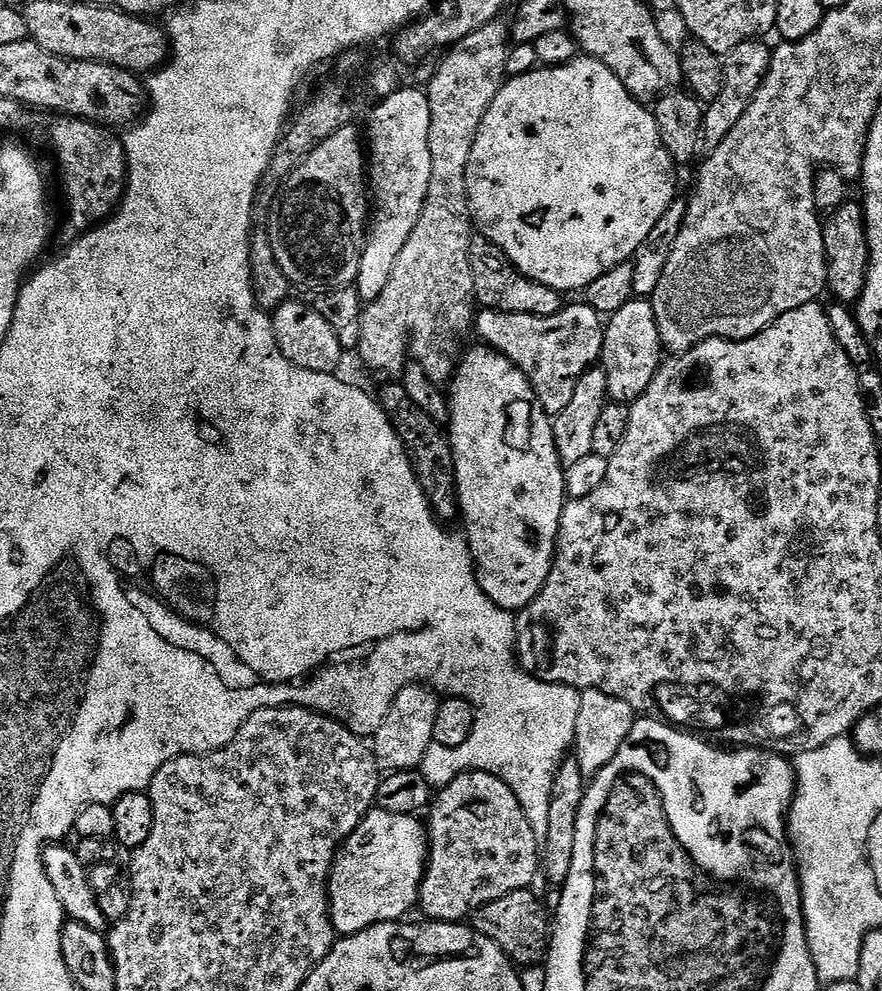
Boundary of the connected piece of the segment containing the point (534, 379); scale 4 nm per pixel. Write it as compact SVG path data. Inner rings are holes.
M583 302L569 303L552 317L492 310L492 328L502 332L494 332L492 336L500 340L500 355L505 356L513 368L528 379L535 403L541 409L544 407L552 418L570 406L570 398L574 398L574 386L578 386L584 373L599 361L604 345L605 325L602 317Z

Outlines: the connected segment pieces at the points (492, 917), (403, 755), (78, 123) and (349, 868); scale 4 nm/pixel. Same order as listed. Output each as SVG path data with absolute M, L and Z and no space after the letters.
M529 889L516 891L505 898L496 899L493 903L479 908L470 918L470 924L477 935L494 941L505 956L517 967L530 966L545 959L545 948L550 934L550 920L546 918L544 906L538 900L532 903L536 894Z
M409 686L402 689L394 698L382 726L378 726L375 736L370 740L377 769L388 774L419 769L426 758L426 750L433 747L434 718L439 709L440 700L427 687Z
M56 118L48 128L56 160L60 163L60 180L64 183L64 200L68 203L68 224L83 234L105 221L124 199L126 165L124 149L116 144L97 125L87 120Z
M376 808L367 812L362 822L340 845L332 872L328 876L328 906L332 928L341 937L353 936L376 924L400 922L411 908L417 907L420 899L420 883L424 880L424 870L428 867L430 841L423 823L416 821L415 815L395 816Z

